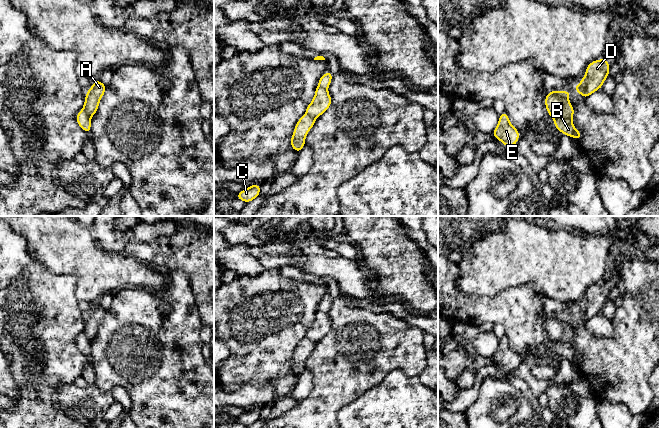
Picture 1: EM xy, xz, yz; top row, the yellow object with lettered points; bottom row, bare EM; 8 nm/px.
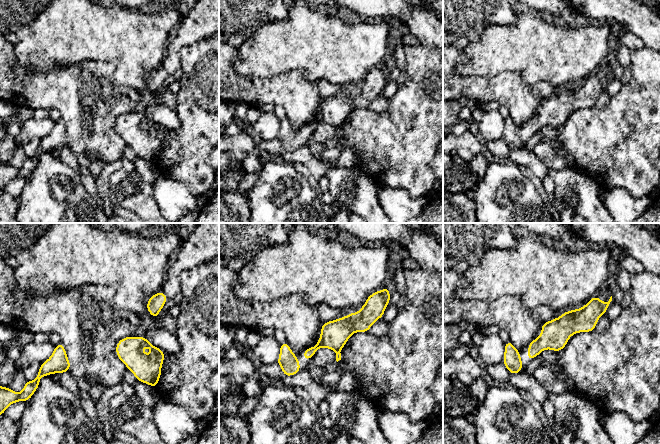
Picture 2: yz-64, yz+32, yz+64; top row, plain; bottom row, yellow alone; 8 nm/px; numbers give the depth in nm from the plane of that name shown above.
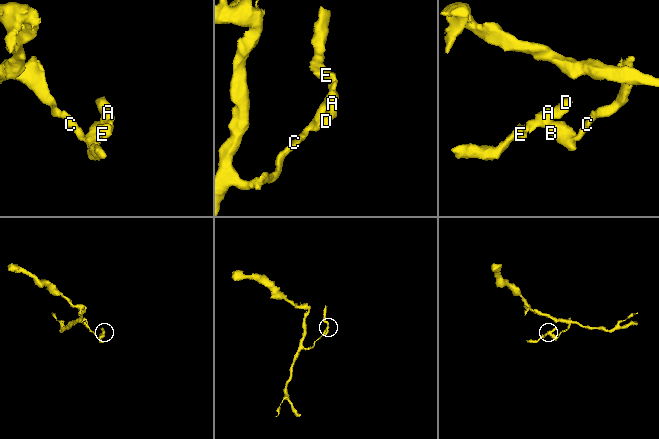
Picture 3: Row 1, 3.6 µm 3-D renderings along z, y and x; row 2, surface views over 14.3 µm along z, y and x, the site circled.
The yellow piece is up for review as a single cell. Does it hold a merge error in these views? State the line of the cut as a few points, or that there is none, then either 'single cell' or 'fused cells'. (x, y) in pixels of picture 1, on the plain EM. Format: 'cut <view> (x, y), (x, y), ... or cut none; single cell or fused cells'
cut yz (568, 327), (563, 335), (554, 343); fused cells

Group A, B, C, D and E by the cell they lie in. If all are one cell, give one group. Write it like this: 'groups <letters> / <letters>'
groups A D E / B C

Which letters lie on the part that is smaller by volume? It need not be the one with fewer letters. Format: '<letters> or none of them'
A, D, E

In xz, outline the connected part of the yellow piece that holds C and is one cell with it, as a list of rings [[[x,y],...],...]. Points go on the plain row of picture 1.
[[[259,408],[249,410],[240,417],[238,417],[236,419],[236,422],[246,427],[249,427],[250,425],[252,425],[253,423],[260,419],[260,411],[261,410]]]

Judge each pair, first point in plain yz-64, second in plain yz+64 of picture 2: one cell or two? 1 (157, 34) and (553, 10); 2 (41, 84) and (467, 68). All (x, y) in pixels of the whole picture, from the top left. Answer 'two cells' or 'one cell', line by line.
1: two cells
2: two cells

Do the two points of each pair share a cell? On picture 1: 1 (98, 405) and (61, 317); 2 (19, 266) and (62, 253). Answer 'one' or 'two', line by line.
1: two
2: two

